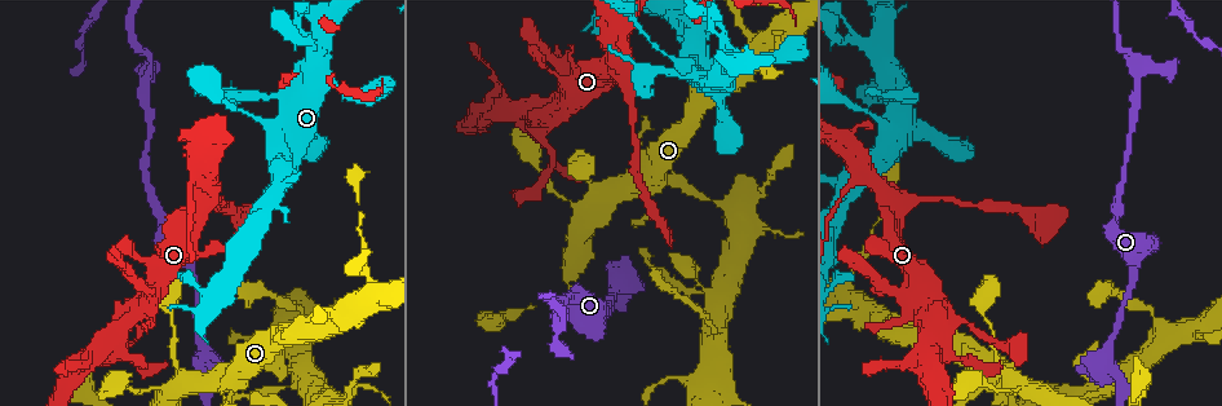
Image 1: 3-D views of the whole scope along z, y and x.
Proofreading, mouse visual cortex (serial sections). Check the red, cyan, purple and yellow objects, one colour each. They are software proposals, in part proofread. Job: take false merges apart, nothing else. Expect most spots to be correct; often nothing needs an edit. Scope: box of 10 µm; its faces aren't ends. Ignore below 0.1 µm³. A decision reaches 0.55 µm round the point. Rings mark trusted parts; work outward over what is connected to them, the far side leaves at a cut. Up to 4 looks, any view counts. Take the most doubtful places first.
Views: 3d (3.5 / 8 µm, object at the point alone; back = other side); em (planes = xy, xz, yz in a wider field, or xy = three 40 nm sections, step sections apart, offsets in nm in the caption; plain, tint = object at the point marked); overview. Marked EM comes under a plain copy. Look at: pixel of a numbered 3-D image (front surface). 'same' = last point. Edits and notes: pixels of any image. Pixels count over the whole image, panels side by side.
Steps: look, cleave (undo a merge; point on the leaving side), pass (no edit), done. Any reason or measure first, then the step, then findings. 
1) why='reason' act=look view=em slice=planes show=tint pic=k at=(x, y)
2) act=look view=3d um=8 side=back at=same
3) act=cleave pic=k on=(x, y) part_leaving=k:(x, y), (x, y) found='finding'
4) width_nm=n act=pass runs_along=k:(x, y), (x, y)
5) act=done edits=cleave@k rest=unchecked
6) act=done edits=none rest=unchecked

why='calibre changes' act=look view=3d um=3.5 pic=1 at=(199, 218)

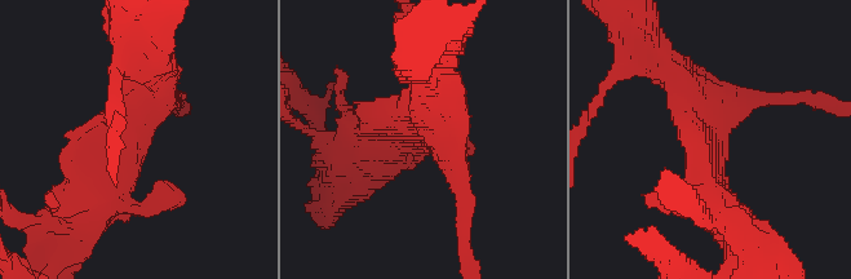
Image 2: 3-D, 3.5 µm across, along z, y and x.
why='shape alone is not enough' act=look view=em slice=xy step=2 show=tint pic=2 at=(711, 134)

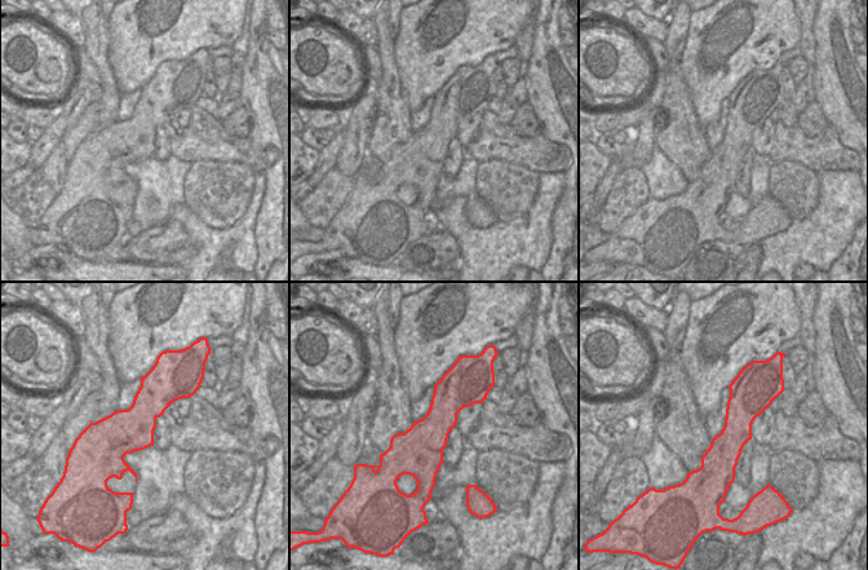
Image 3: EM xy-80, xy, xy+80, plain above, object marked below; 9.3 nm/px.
act=pass found='continuous, no second cell'

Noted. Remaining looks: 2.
why='thin arm on a thick one' act=look view=3d um=3.5 pic=1 at=(720, 39)

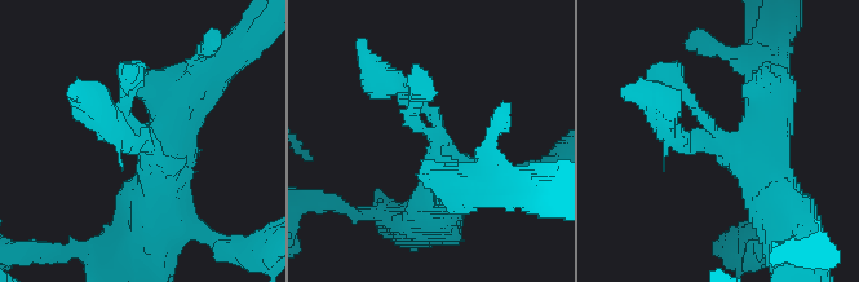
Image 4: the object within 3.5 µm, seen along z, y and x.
arms=3 arm_widths_nm=200,250,600 why='shape alone is not enough' act=look view=em slice=xy step=2 show=tint pic=4 at=(719, 137)

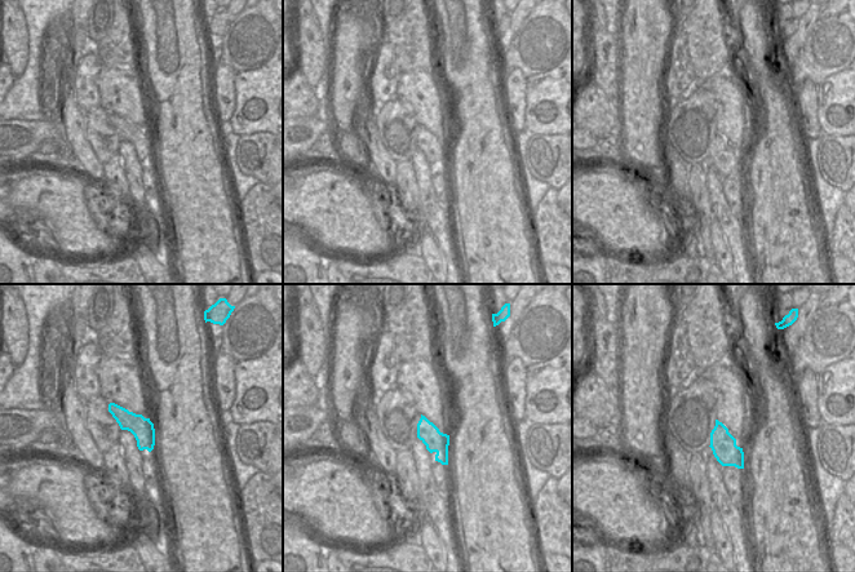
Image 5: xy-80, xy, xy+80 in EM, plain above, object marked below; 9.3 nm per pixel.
act=pass runs_along=4:(773, 194), (664, 111) found='one cell here'

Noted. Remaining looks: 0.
act=done edits=none rest=unchecked

